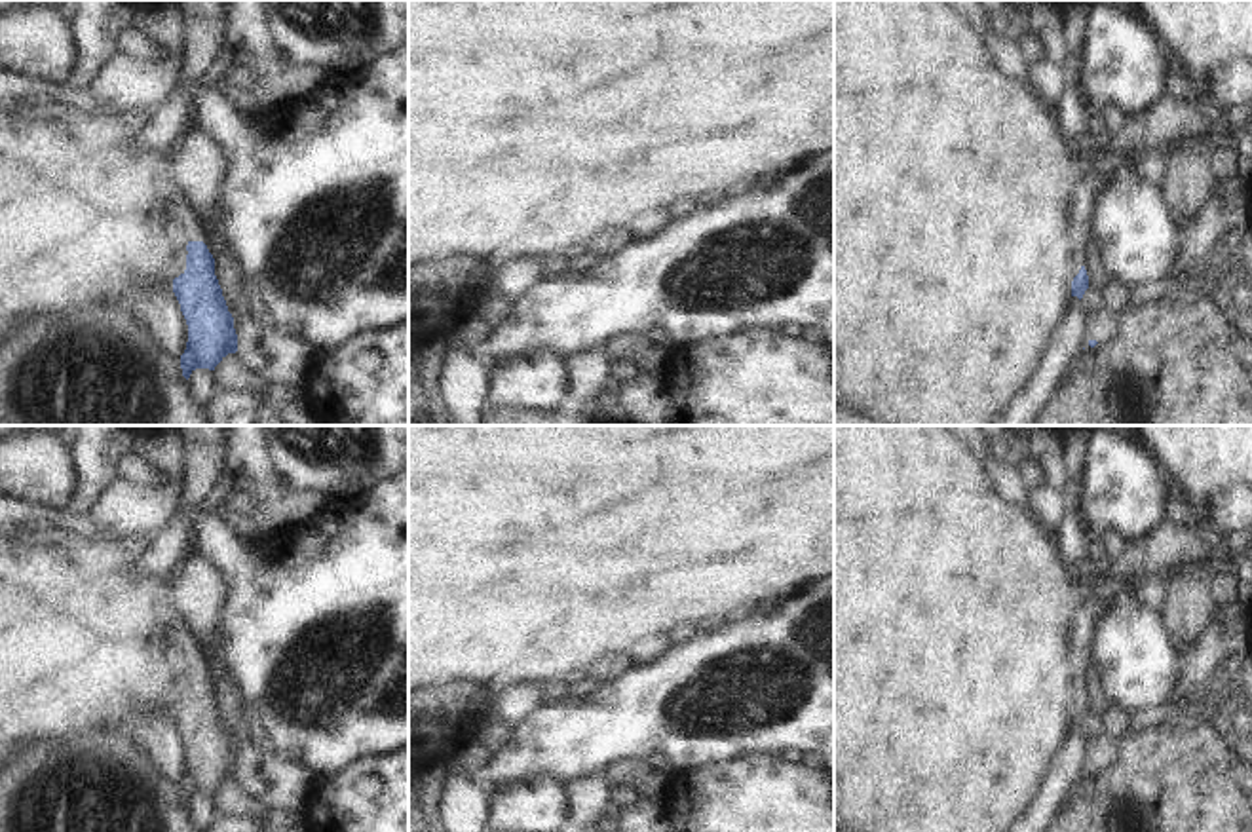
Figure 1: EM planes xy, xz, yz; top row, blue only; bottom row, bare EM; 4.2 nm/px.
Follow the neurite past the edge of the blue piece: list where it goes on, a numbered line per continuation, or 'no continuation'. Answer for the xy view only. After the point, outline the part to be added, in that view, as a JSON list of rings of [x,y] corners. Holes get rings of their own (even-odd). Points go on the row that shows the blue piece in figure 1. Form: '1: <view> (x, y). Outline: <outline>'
1: xy (185, 223). Outline: [[[186,199],[175,205],[169,217],[169,226],[173,230],[173,237],[180,237],[184,241],[203,241],[205,226]]]

